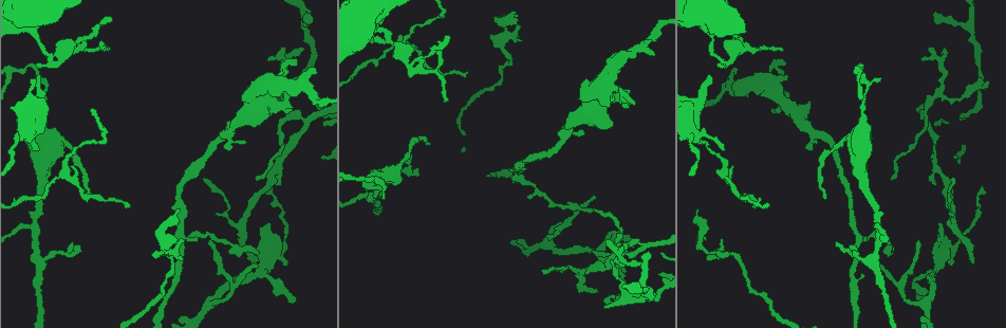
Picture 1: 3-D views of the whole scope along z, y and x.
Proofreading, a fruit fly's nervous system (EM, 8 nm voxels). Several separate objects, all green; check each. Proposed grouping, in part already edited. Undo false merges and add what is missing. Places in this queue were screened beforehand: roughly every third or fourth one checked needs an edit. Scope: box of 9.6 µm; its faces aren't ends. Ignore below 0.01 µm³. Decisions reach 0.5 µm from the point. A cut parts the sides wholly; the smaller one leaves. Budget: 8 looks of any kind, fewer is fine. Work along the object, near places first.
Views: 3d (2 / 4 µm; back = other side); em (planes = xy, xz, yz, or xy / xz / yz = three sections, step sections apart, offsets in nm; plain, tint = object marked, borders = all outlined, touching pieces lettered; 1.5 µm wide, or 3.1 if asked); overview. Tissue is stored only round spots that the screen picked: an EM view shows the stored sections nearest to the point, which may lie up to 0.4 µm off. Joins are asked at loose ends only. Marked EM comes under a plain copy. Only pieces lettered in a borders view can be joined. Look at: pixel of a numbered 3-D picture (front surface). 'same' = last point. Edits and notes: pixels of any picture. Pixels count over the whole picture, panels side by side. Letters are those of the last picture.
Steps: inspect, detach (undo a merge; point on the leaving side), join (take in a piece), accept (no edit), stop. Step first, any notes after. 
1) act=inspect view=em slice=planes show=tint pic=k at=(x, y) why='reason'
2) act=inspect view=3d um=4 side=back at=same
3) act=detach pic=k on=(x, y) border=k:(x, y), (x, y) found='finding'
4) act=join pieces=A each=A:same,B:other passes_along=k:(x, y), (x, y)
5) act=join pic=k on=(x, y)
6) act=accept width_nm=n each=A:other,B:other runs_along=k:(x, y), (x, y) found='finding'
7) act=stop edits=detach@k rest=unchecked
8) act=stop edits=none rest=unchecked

act=inspect view=em slice=planes show=tint pic=1 at=(39, 149) why='an open end'

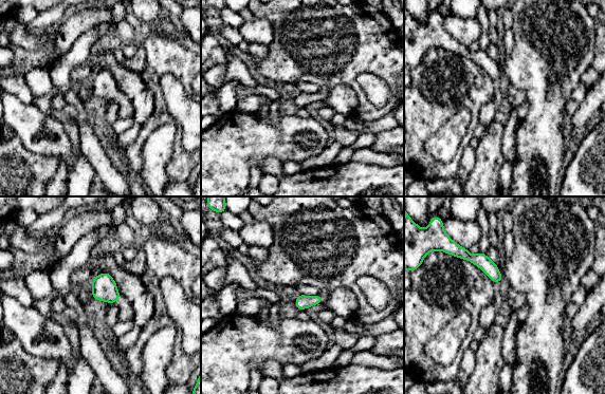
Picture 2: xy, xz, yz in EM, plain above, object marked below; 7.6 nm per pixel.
act=inspect view=em slice=planes show=borders at=same why='see the neighbours'

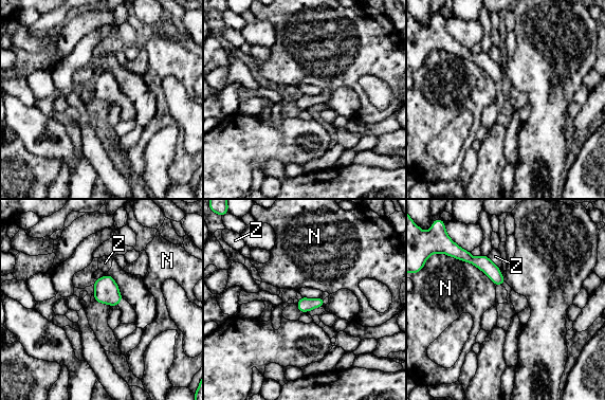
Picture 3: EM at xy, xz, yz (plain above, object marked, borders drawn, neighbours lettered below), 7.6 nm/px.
act=accept longest_contact=N:360nm each=N:other,Z:other border=3:(457, 258), (476, 266), (496, 285) found='no lettered piece goes on from it'

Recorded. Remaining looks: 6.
act=inspect view=em slice=planes show=borders pic=1 at=(108, 17) why='thin end'

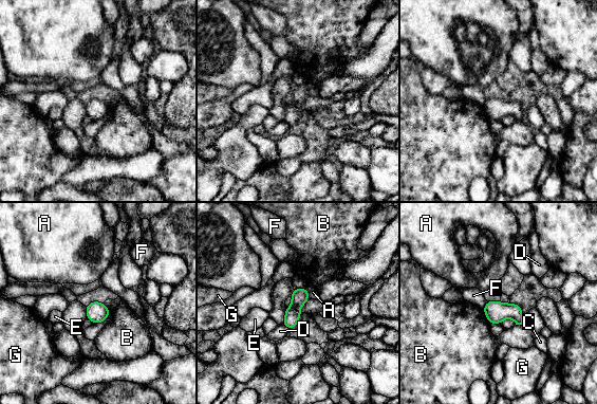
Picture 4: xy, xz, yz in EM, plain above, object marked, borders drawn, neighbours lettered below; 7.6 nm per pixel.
act=accept each=A:other,B:other,C:other,D:other,E:other,F:other,G:other found='no lettered piece goes on from it'

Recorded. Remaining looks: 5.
act=inspect view=em slice=yz step=8 show=borders pic=1 at=(862, 66) why='sharp bend'

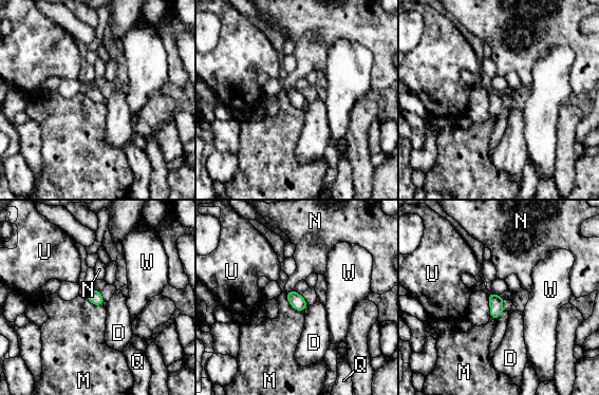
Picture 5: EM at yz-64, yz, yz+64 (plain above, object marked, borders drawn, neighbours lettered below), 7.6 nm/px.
act=accept each=D:other,M:other,N:other,Q:other,U:other,W:other found='one neuron here'

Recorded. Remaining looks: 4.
act=stop edits=none rest=unchecked

